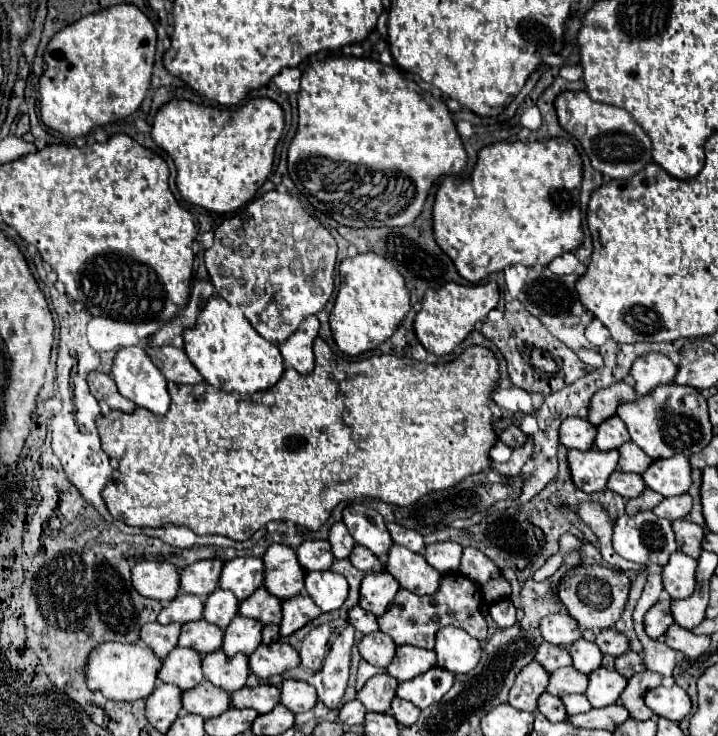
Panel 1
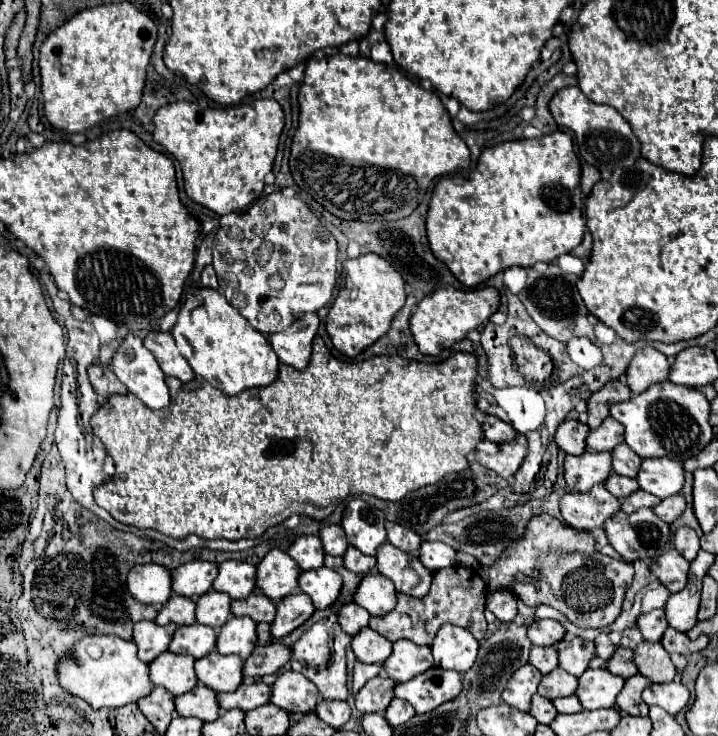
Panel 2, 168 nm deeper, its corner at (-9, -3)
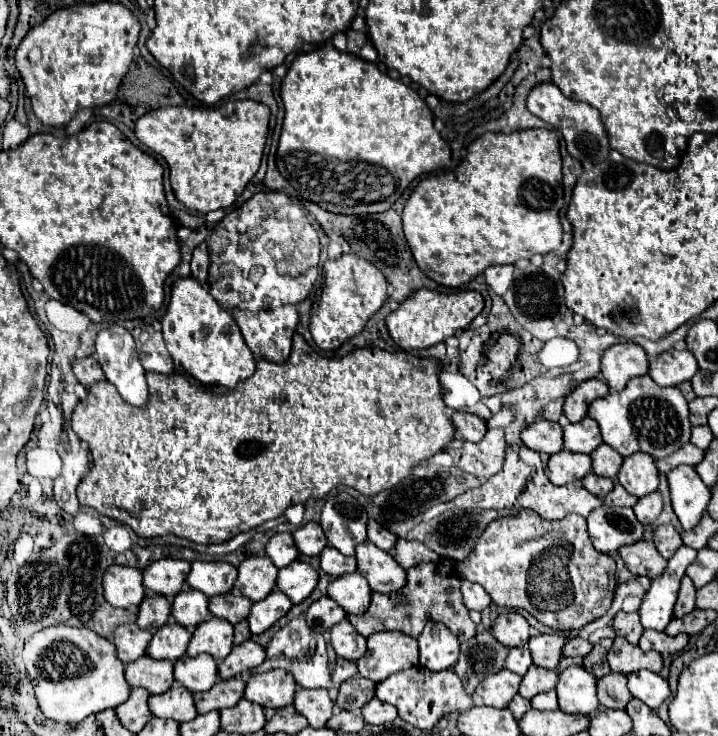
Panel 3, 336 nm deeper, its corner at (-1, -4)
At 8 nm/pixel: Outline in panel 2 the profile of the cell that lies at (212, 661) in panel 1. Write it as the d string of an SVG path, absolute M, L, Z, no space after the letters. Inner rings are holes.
M212 651L198 659L194 667L198 679L218 693L236 691L244 679L244 661L238 655L220 655L218 651Z

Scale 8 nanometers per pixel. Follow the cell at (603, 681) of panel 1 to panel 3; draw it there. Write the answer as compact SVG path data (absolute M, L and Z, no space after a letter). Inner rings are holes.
M570 666L560 672L556 684L558 706L566 714L592 716L598 708L596 700L596 678L582 666Z

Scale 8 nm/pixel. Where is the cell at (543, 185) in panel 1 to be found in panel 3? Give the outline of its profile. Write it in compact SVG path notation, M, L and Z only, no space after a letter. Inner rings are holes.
M528 128L510 134L488 132L488 136L480 136L480 140L468 146L462 162L464 164L450 172L422 178L402 210L402 230L412 256L430 280L448 288L458 288L474 280L488 266L516 264L518 260L532 258L532 254L544 256L560 246L562 226L558 212L564 206L564 196L556 130Z

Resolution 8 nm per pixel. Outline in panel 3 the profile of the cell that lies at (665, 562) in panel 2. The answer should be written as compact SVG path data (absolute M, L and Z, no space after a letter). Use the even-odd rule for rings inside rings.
M638 540L636 544L624 546L618 554L634 576L646 574L648 578L656 578L664 572L666 566L666 560L656 552L656 546L650 540Z

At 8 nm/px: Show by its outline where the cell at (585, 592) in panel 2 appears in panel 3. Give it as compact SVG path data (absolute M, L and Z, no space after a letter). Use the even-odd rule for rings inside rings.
M522 510L488 524L476 538L468 558L456 564L456 572L484 586L492 604L500 608L524 608L544 626L580 630L610 608L602 606L602 600L610 592L610 576L616 572L616 562L610 554L592 548L586 518L572 514L564 516L564 520L546 522L536 512Z

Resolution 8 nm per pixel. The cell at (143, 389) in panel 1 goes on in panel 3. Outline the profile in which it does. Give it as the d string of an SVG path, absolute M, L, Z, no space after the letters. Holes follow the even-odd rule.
M112 324L112 326L108 326L108 328L104 328L104 330L98 332L98 336L96 336L96 346L94 346L94 348L96 348L94 356L96 356L98 364L102 366L102 370L104 370L104 374L106 374L106 380L112 382L112 384L118 388L120 396L122 396L128 404L132 404L132 406L142 406L142 404L146 404L146 400L148 400L148 384L146 384L146 378L144 378L146 370L142 368L142 364L140 364L140 360L138 360L132 334L130 334L126 328L118 326L118 324Z

